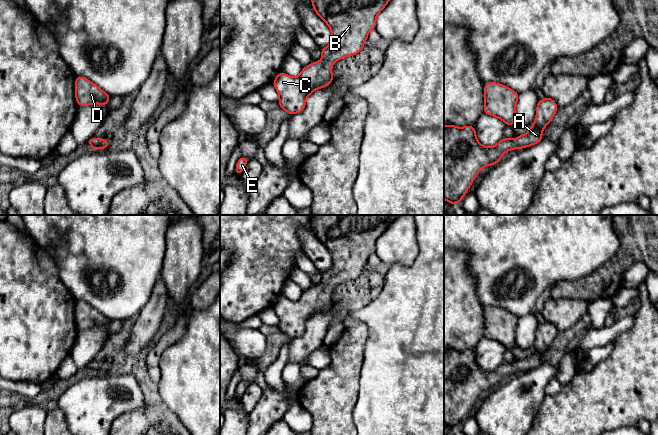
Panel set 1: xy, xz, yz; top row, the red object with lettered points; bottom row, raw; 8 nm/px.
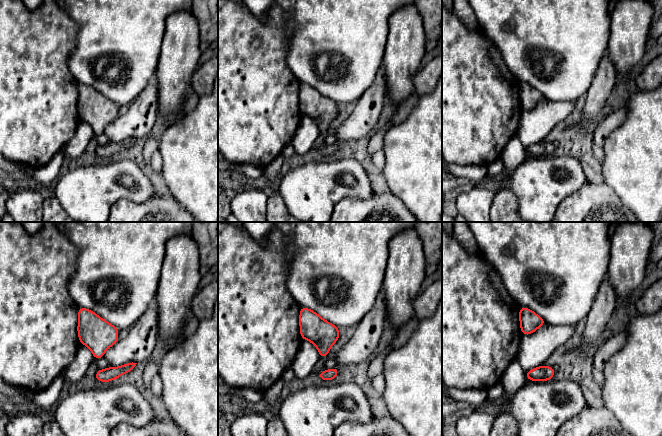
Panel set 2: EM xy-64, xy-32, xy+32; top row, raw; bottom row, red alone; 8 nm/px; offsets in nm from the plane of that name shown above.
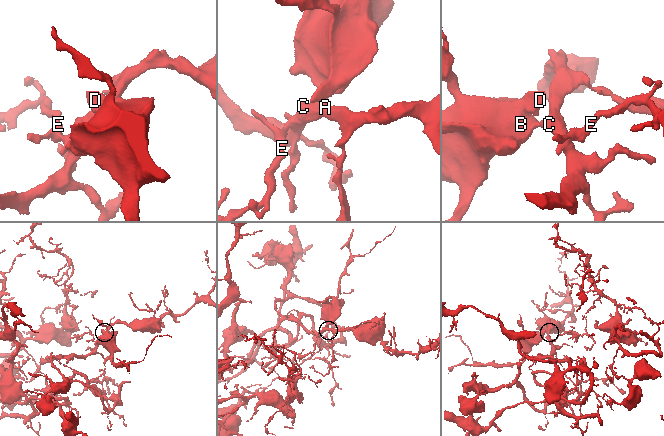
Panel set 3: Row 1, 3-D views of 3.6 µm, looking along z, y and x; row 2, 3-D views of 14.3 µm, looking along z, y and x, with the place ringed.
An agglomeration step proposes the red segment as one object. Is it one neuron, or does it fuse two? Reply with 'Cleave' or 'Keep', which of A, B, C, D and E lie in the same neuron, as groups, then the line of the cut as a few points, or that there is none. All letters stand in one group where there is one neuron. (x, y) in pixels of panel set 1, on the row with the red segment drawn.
Keep. Groups: A B C D E. No split

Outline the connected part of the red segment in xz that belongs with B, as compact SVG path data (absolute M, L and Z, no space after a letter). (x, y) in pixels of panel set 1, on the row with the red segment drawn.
M311 0L313 10L329 26L332 33L330 45L321 48L322 60L303 67L297 77L280 72L272 85L279 94L278 103L284 111L291 115L302 112L306 106L306 98L316 89L328 86L333 80L332 64L338 60L358 54L368 39L368 33L376 29L377 15L390 0Z

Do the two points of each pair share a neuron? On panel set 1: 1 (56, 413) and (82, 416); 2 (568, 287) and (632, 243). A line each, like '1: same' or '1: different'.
1: different
2: same

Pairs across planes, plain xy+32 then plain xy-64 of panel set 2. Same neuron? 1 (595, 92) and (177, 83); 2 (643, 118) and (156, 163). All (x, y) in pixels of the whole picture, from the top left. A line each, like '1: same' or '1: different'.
1: different
2: different

